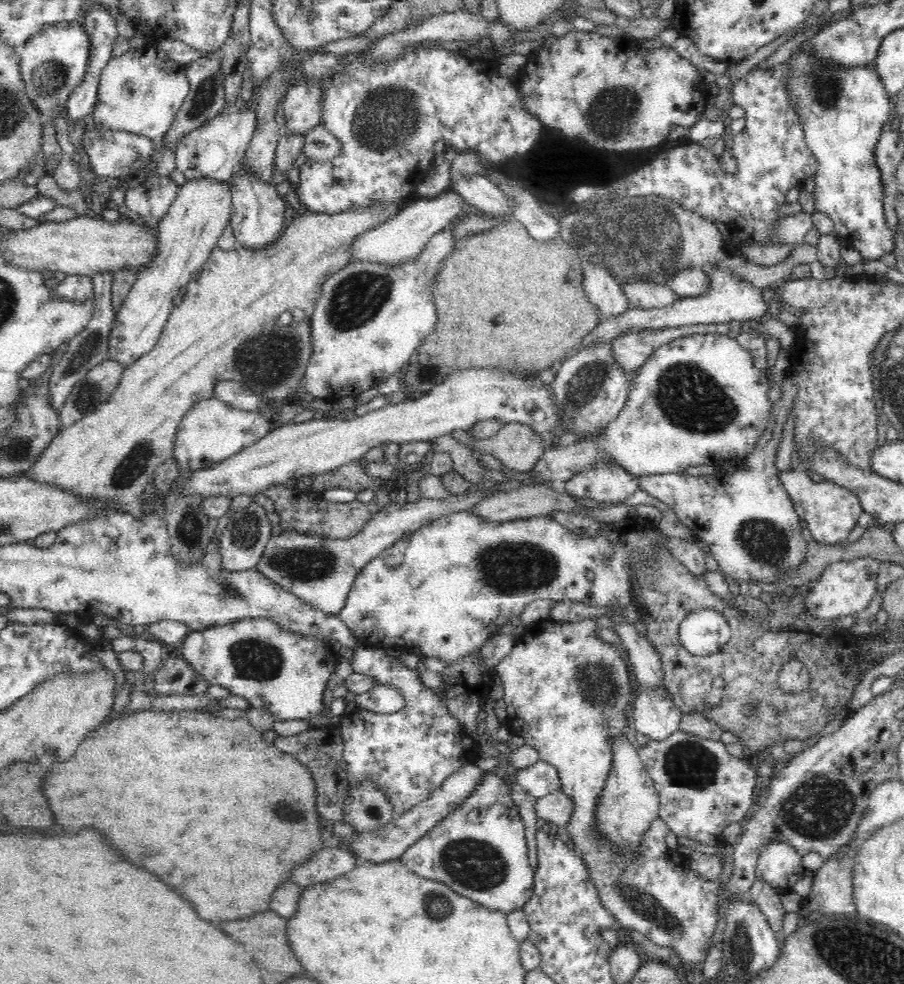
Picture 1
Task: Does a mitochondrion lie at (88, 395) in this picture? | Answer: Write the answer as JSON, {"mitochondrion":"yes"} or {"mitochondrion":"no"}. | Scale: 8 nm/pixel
{"mitochondrion":"yes"}

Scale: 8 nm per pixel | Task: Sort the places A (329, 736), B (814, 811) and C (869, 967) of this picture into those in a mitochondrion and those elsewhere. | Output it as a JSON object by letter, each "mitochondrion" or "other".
{"A":"other","B":"mitochondrion","C":"mitochondrion"}

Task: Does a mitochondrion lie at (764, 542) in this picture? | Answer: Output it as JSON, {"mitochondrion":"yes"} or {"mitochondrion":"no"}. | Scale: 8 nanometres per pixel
{"mitochondrion":"yes"}

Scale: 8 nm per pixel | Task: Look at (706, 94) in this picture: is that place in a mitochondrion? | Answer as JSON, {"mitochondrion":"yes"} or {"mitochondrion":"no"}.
{"mitochondrion":"no"}

